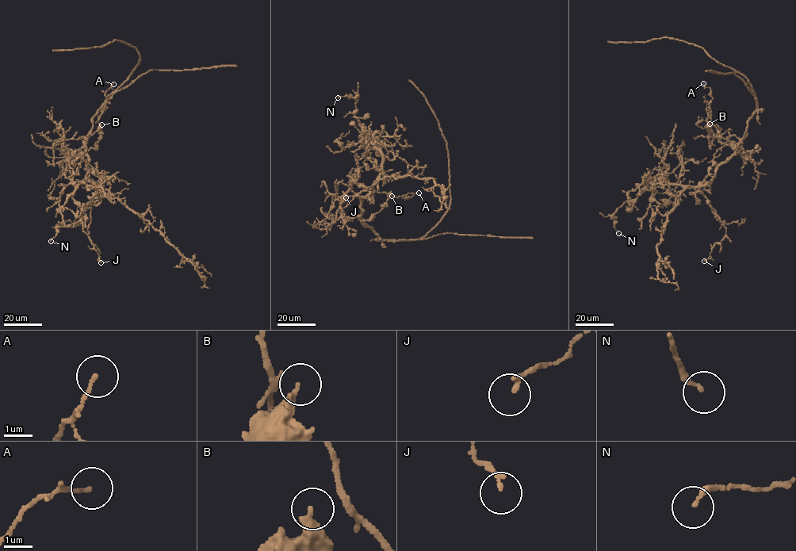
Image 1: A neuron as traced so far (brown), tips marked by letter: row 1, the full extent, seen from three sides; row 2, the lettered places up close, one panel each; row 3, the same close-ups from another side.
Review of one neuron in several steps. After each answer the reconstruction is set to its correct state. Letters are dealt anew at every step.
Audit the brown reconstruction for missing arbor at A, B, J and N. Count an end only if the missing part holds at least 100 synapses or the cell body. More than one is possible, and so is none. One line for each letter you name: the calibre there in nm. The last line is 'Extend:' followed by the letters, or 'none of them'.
Extend: none of them

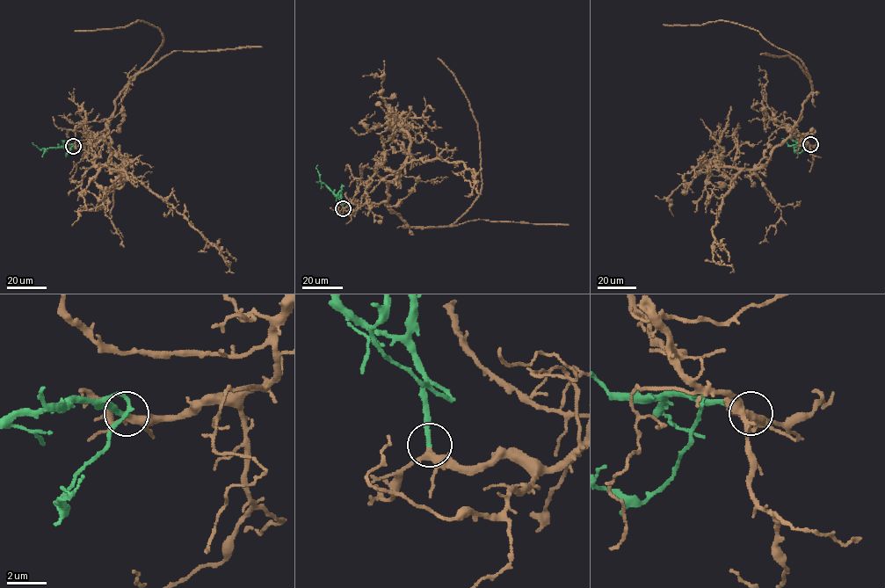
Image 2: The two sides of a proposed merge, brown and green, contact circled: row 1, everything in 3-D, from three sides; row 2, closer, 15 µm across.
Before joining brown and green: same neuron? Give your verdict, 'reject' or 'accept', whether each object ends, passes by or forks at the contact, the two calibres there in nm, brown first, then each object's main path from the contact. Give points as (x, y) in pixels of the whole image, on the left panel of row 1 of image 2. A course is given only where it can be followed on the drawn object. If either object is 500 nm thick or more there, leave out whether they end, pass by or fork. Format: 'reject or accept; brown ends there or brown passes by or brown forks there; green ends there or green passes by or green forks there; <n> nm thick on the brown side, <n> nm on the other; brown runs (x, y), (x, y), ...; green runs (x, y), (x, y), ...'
accept; brown passes by; green ends there; 320 nm thick on the brown side, 240 nm on the other; brown runs (73, 146), (86, 143), (90, 134), (107, 134), (116, 98), (163, 39), (157, 28), (139, 20), (74, 31); green runs (73, 146), (40, 149), (32, 142)

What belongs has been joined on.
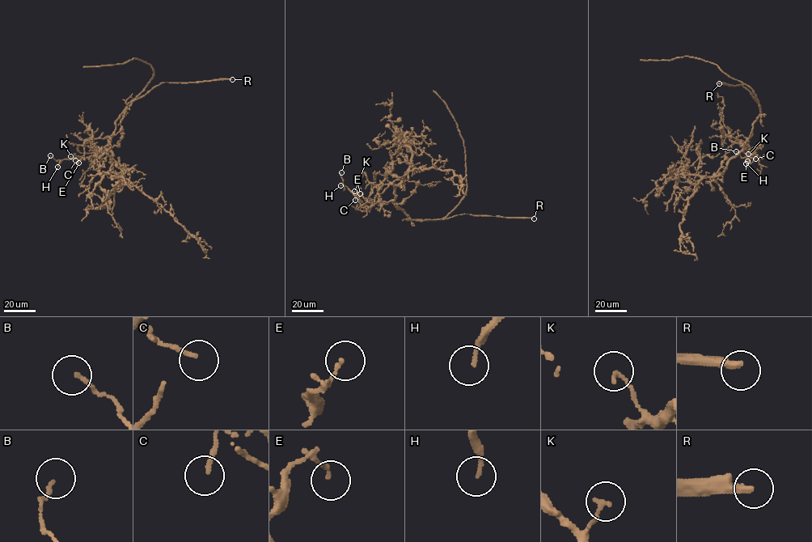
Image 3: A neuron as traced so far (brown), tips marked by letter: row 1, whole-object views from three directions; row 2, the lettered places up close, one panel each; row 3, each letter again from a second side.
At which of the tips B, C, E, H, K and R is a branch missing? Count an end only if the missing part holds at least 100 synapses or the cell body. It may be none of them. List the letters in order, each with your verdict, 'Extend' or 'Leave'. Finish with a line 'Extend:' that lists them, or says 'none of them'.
B: Leave
C: Leave
E: Leave
H: Leave
K: Leave
R: Extend
Extend: R

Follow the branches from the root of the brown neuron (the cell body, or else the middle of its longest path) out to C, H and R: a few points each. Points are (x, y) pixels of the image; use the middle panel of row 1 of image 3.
C: (399, 208), (393, 201), (361, 207), (358, 197), (355, 196), (355, 200)
H: (399, 208), (393, 201), (361, 207), (358, 197), (346, 187), (340, 185)
R: (399, 208), (408, 217), (416, 220), (446, 219), (462, 214), (534, 218)

